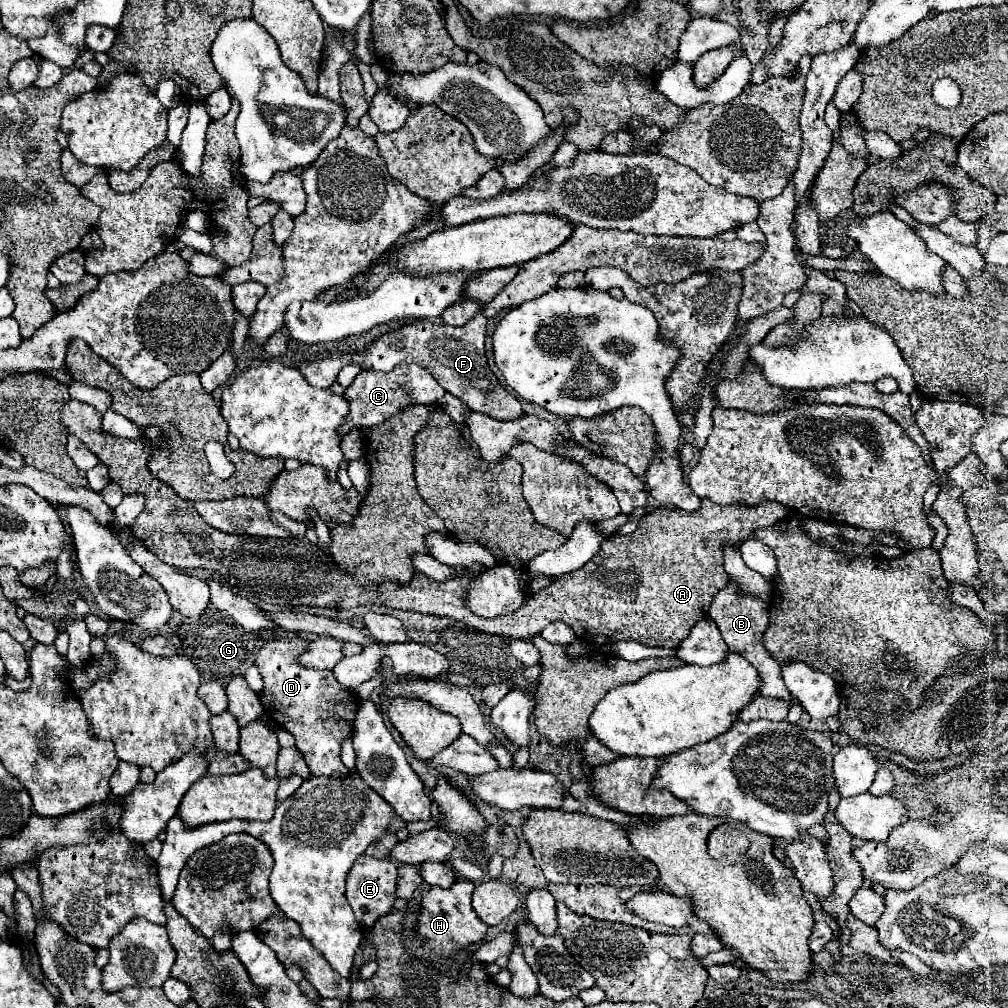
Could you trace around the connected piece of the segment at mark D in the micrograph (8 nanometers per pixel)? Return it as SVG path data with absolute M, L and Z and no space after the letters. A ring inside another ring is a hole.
M294 637L268 641L260 649L256 657L256 667L264 679L260 701L270 719L294 735L296 747L304 755L314 777L346 777L348 769L340 761L340 745L344 737L352 735L358 703L354 695L340 689L332 671L316 671L298 663L306 647L308 641Z

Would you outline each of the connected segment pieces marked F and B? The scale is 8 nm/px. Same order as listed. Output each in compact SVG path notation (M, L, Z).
M476 313L466 325L462 327L450 327L440 321L420 319L410 325L402 325L400 329L392 329L384 335L380 335L376 341L372 341L366 349L354 351L354 353L340 353L340 351L328 351L320 353L314 361L300 359L296 369L304 375L304 379L318 389L330 387L336 381L338 371L344 365L358 365L364 371L382 371L388 373L400 363L416 363L422 365L432 373L432 377L454 397L462 399L470 411L484 413L488 417L494 417L498 421L514 421L524 417L524 409L520 401L500 385L496 375L486 363L486 317L482 313Z
M730 581L712 601L708 610L708 615L712 617L712 621L718 625L720 633L728 645L728 653L740 653L742 657L746 657L756 671L760 673L760 689L758 695L766 697L766 699L780 699L786 701L790 707L792 703L792 695L788 693L784 679L782 679L782 669L778 665L778 661L774 661L770 657L770 653L764 649L762 645L762 635L768 627L768 603L760 601L758 597L744 597L740 593L740 589L736 589L736 583Z

